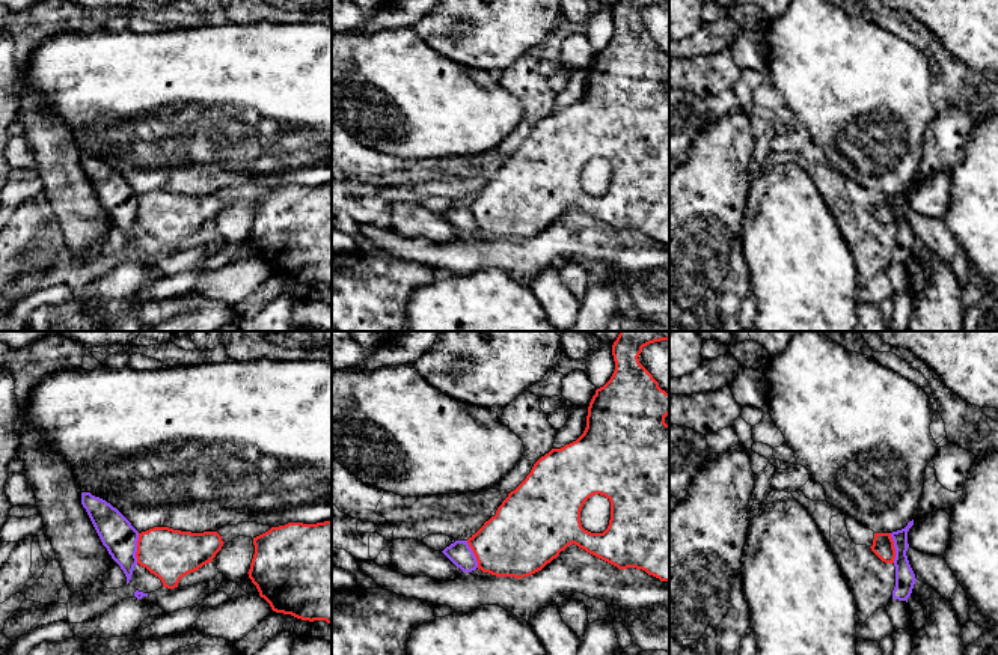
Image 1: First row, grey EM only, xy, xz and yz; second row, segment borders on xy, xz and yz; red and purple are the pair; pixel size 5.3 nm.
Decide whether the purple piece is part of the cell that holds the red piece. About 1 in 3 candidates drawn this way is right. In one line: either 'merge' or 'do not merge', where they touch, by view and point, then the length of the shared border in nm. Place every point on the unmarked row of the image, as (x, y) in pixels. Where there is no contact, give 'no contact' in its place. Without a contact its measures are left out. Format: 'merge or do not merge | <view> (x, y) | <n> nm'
do not merge | xy (137, 211) | 160 nm

